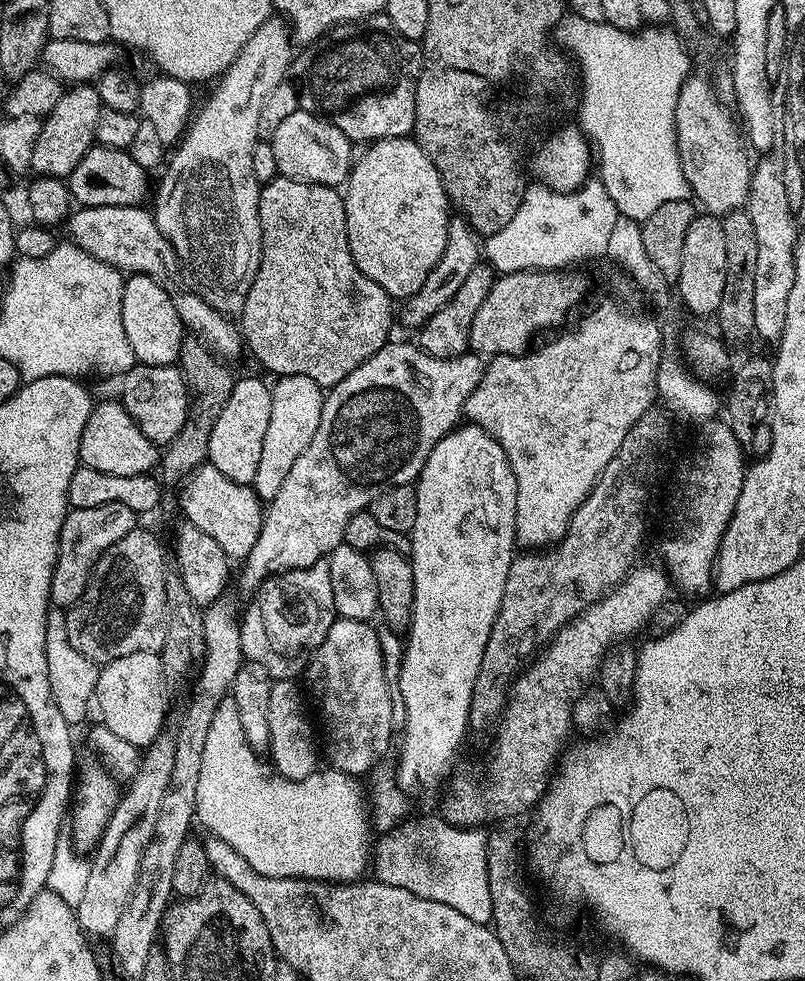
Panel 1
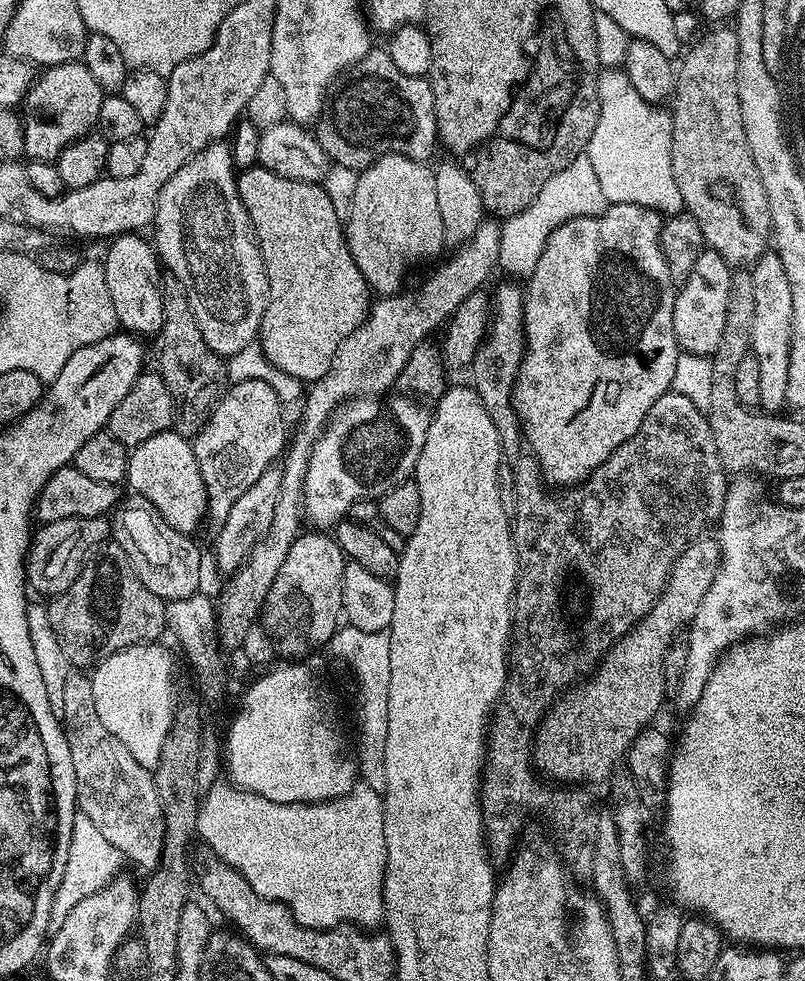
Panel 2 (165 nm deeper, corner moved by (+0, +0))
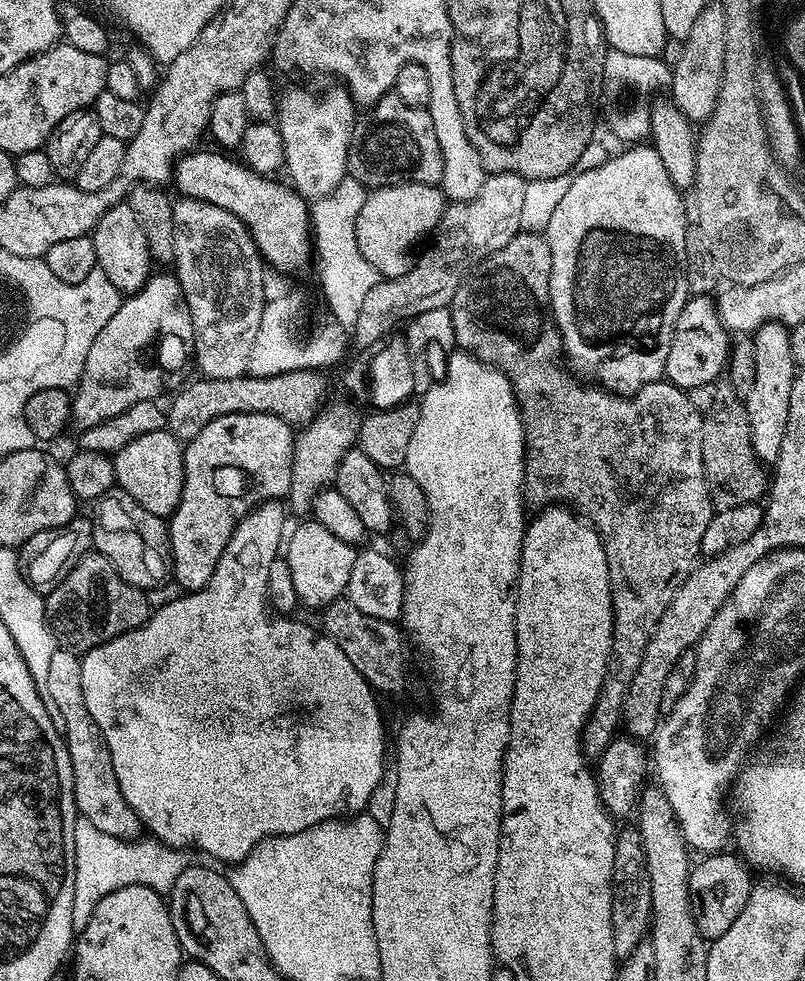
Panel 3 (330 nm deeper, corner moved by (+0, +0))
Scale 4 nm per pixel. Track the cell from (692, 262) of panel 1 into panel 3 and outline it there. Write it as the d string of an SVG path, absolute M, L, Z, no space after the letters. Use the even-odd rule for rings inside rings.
M711 295L692 296L682 306L682 314L678 314L664 376L669 384L685 390L715 385L727 369L729 351L730 333L720 321L715 299Z

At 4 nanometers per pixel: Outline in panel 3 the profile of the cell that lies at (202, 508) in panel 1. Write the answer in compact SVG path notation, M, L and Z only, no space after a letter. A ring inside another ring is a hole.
M161 430L154 434L142 434L142 438L134 438L127 446L122 446L112 457L116 484L142 510L150 510L150 514L171 517L172 511L182 498L182 482L184 481L184 444L176 439L174 433Z

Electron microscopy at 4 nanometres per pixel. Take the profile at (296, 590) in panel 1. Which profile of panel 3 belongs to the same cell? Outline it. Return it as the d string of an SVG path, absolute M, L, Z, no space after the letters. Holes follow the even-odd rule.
M305 519L305 524L300 524L292 532L292 537L286 540L286 559L290 566L290 575L294 578L294 590L297 601L308 608L323 610L334 601L341 599L348 588L348 583L353 583L354 573L357 571L356 557L357 549L353 545L342 542L340 538L334 538L330 530L325 530L316 520Z

